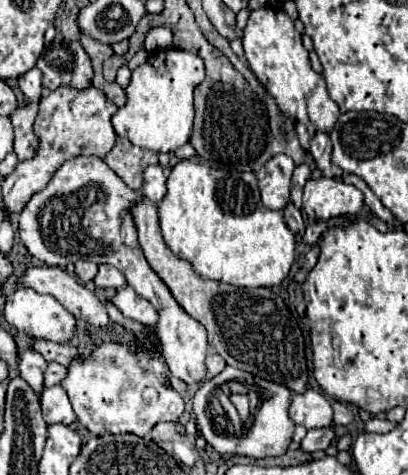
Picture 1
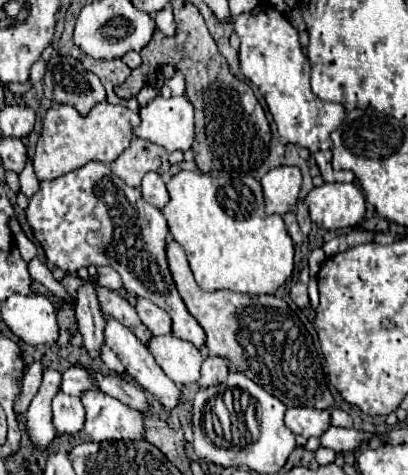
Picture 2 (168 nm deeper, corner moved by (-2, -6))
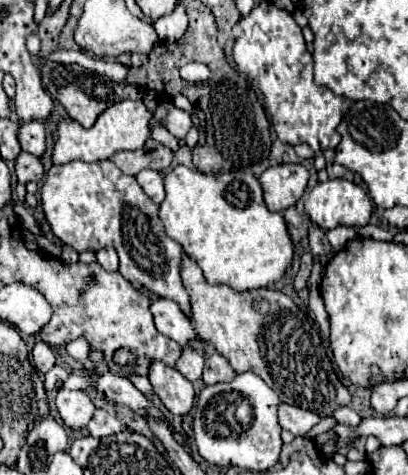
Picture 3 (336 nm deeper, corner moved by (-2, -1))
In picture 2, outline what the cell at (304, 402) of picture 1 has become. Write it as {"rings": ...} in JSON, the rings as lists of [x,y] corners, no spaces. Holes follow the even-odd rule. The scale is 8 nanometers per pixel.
{"rings":[[[291,407],[285,413],[285,425],[303,437],[319,437],[331,427],[331,413],[327,409]]]}

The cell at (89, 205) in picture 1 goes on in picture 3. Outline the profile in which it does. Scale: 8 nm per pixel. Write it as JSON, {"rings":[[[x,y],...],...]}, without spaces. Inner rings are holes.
{"rings":[[[73,160],[67,164],[57,164],[47,172],[47,180],[41,190],[41,202],[45,210],[45,218],[51,224],[53,234],[67,246],[73,246],[77,252],[83,250],[101,250],[103,246],[113,246],[119,254],[121,274],[129,278],[129,282],[137,282],[151,290],[153,294],[159,294],[163,298],[175,300],[185,314],[191,314],[189,308],[189,296],[185,292],[185,286],[181,284],[181,260],[183,260],[183,248],[179,242],[173,242],[165,234],[165,228],[161,226],[161,220],[157,216],[159,206],[141,190],[137,180],[133,176],[123,174],[111,160],[101,162],[81,162]]]}

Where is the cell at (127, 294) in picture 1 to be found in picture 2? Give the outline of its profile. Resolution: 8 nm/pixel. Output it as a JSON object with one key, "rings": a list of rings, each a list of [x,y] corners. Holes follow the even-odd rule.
{"rings":[[[137,297],[135,305],[141,323],[153,333],[153,335],[169,335],[171,333],[171,317],[167,311],[157,307],[155,303]]]}

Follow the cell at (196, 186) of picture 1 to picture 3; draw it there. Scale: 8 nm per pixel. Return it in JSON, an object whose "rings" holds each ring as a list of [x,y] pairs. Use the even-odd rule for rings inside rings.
{"rings":[[[175,166],[165,176],[165,192],[167,196],[159,206],[165,232],[199,264],[207,282],[253,290],[283,278],[293,260],[293,242],[285,230],[283,214],[267,210],[261,184],[253,174],[241,170],[203,174]]]}

